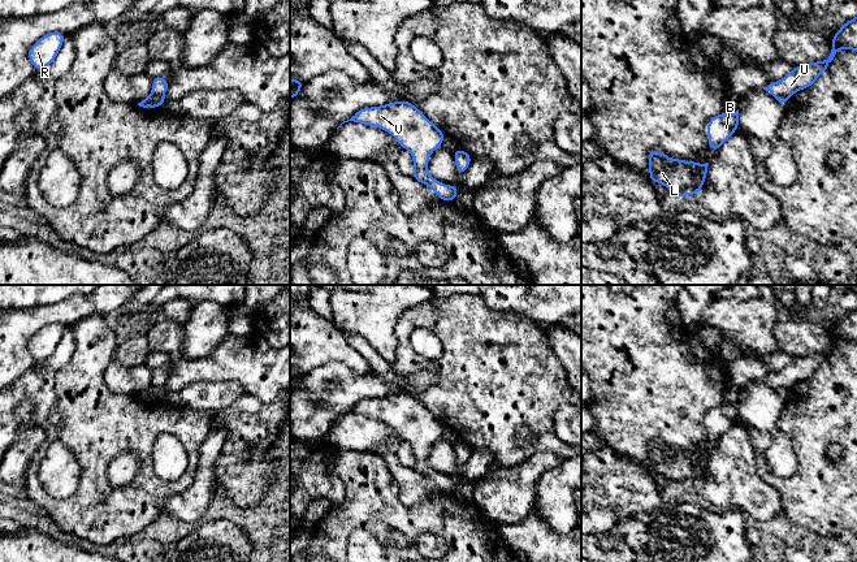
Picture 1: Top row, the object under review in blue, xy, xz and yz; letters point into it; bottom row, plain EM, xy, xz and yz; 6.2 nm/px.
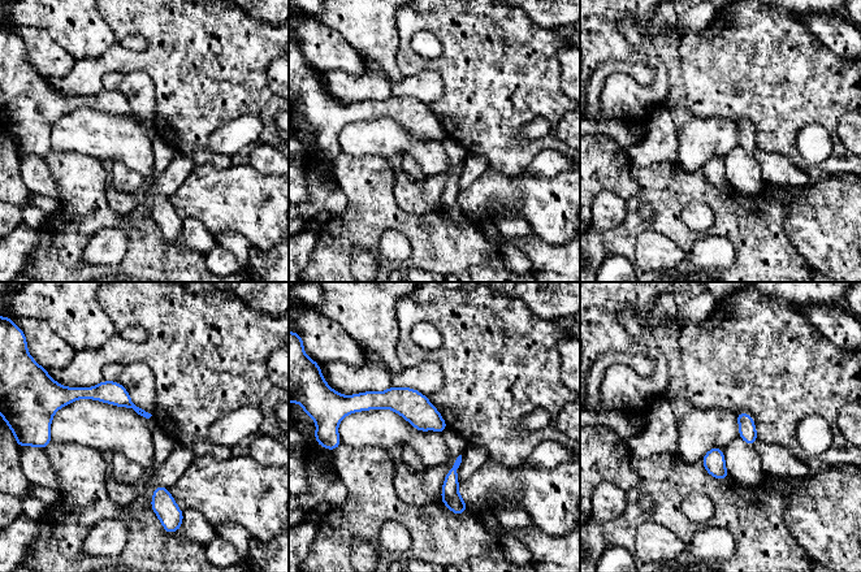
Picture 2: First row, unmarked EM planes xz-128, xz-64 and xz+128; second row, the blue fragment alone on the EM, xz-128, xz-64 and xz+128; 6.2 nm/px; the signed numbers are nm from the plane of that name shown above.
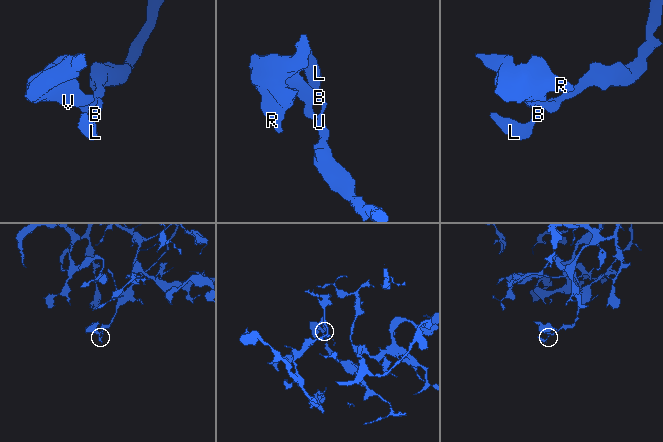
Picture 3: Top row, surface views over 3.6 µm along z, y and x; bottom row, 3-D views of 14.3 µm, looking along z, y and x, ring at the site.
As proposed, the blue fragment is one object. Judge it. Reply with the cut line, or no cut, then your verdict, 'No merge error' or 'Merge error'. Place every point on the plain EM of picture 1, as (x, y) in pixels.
Split along xy (151, 384), (163, 388). Merge error

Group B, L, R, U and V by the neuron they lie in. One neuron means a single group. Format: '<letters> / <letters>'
B L U / R V

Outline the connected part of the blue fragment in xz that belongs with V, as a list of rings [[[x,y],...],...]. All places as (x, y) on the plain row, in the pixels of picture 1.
[[[398,392],[380,398],[362,399],[342,415],[349,412],[381,419],[390,424],[398,436],[412,446],[415,462],[411,468],[429,477],[441,492],[455,490],[456,487],[449,476],[428,464],[429,448],[436,440],[442,438],[445,425],[414,395]]]

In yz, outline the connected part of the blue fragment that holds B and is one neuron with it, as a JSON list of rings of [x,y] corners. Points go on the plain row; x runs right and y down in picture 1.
[[[739,401],[735,405],[719,405],[709,411],[709,441],[718,442],[720,437],[739,420]]]

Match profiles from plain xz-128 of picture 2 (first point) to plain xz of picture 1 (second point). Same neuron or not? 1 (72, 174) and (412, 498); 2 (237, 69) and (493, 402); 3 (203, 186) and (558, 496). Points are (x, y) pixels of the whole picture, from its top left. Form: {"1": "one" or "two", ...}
{"1": "two", "2": "one", "3": "one"}

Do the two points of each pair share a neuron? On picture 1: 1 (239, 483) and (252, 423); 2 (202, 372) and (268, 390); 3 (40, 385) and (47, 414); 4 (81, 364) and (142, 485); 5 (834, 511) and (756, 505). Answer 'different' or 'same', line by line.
1: same
2: same
3: same
4: same
5: different

